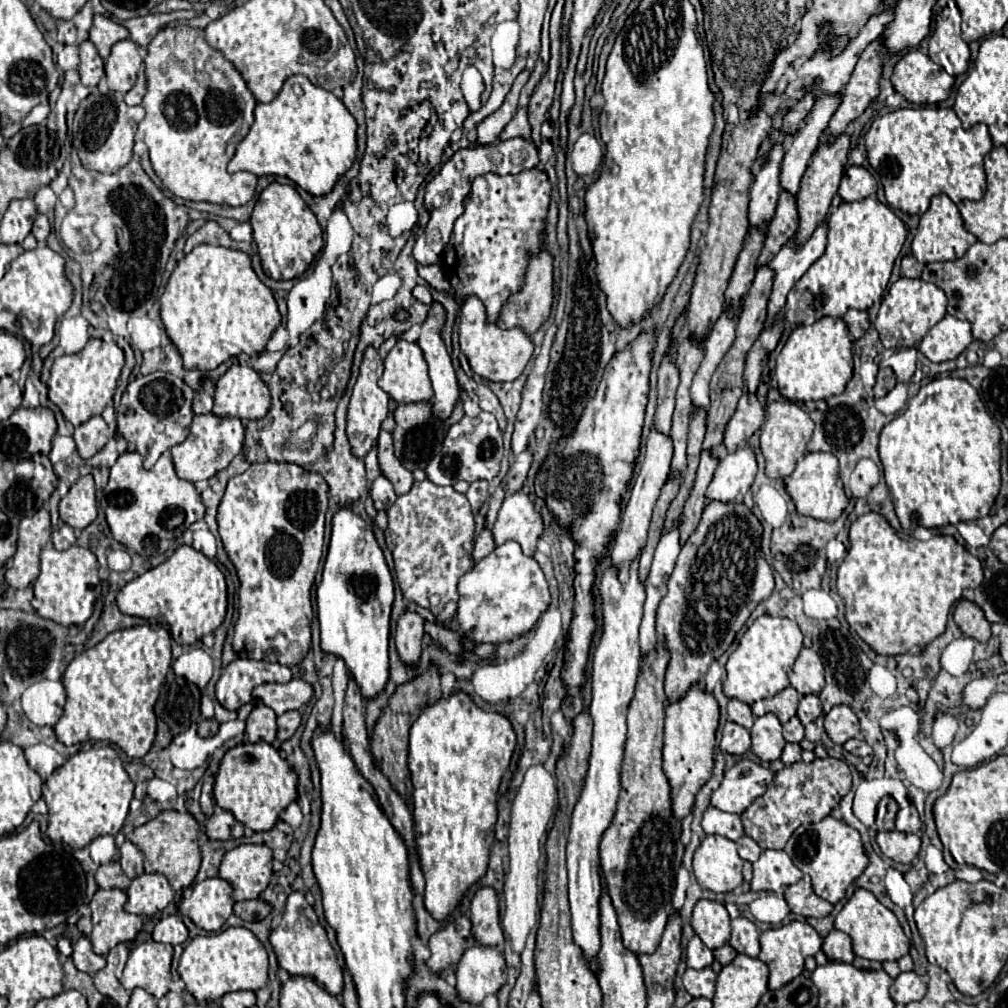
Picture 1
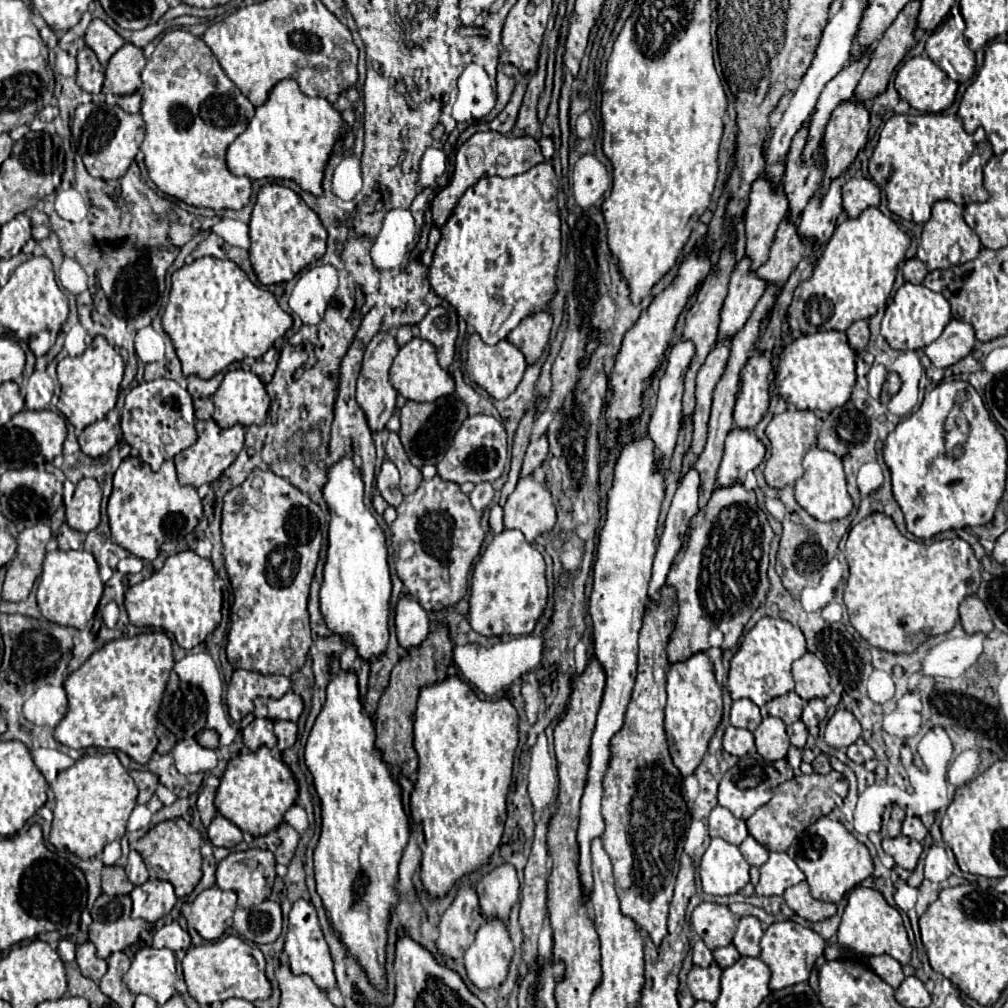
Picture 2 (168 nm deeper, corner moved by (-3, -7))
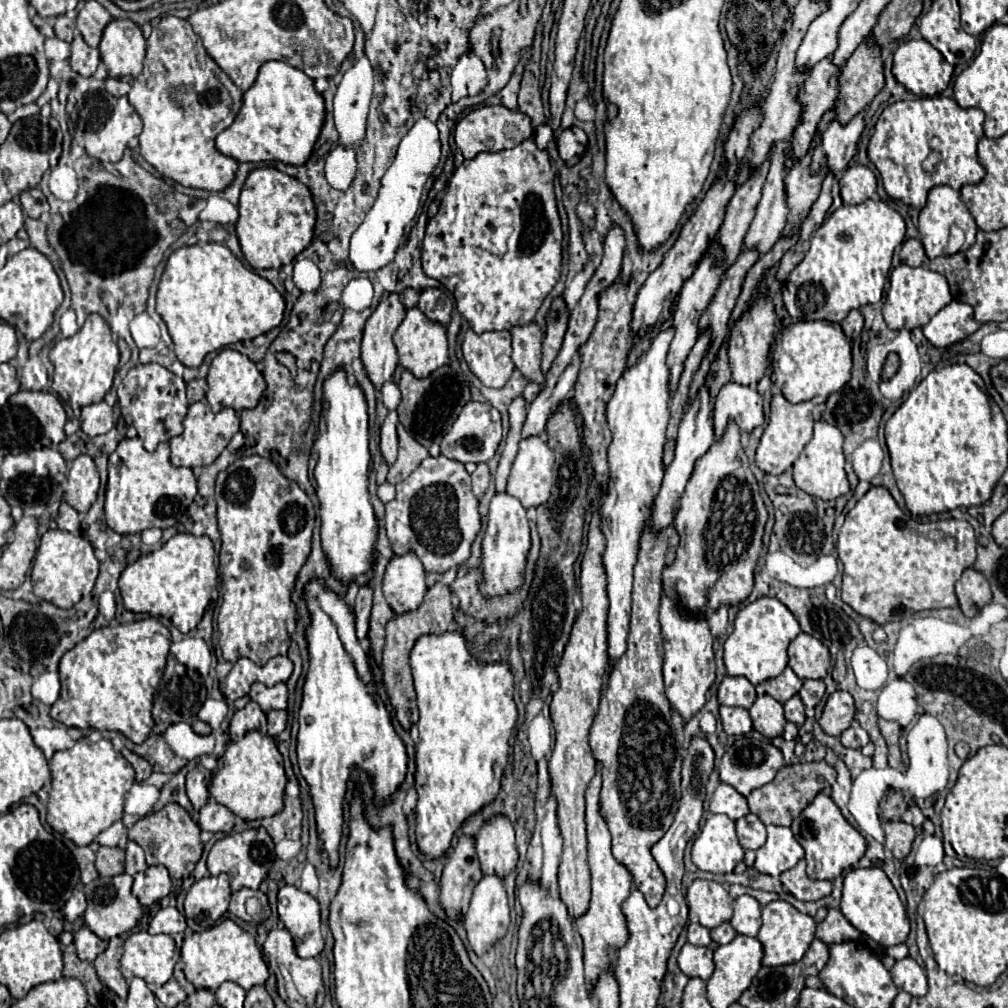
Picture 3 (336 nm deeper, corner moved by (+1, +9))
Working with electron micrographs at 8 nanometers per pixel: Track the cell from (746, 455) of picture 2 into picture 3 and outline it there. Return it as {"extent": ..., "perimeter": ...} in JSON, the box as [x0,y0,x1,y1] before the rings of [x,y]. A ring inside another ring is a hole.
{"extent":[714,382,764,438],"perimeter":[[[726,382],[714,398],[714,424],[716,438],[724,432],[728,420],[734,418],[740,430],[754,430],[764,422],[762,414],[762,394],[756,386],[742,386],[736,382]]]}

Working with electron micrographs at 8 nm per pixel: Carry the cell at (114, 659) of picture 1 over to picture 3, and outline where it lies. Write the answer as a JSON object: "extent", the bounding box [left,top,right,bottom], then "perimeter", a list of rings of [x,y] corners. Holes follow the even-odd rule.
{"extent":[50,620,170,744],"perimeter":[[[156,620],[116,624],[94,630],[60,660],[60,698],[50,716],[66,726],[118,730],[134,744],[142,744],[152,726],[152,698],[166,668],[170,632]]]}

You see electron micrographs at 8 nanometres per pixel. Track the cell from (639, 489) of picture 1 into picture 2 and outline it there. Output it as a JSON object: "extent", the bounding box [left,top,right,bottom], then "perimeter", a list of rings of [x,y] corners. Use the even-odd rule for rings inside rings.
{"extent":[648,342,694,462],"perimeter":[[[678,342],[668,356],[668,366],[660,380],[660,392],[658,392],[658,400],[656,400],[656,410],[648,424],[648,434],[654,444],[654,456],[656,456],[656,460],[662,460],[662,462],[672,458],[672,452],[676,446],[676,438],[678,438],[678,430],[680,430],[680,422],[682,422],[682,384],[684,384],[684,374],[688,370],[692,356],[694,356],[692,344]]]}

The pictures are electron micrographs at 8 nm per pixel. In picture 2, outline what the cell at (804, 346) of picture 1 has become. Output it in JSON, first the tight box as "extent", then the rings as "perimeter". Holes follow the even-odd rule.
{"extent":[774,330,856,412],"perimeter":[[[830,330],[806,334],[796,338],[782,350],[774,384],[778,388],[778,394],[798,410],[820,408],[824,412],[830,412],[838,406],[844,406],[852,394],[852,386],[856,380],[854,358],[856,356],[848,346],[848,338],[844,332]]]}

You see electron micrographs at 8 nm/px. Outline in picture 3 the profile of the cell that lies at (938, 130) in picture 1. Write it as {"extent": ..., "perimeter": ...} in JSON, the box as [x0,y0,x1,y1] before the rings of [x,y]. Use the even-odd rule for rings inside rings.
{"extent":[868,98,986,208],"perimeter":[[[954,98],[902,100],[884,108],[878,118],[868,144],[868,158],[878,168],[890,198],[924,208],[930,188],[946,184],[960,190],[984,178],[986,170],[976,156],[976,144],[984,136],[982,124],[984,112],[980,108],[960,108]]]}

